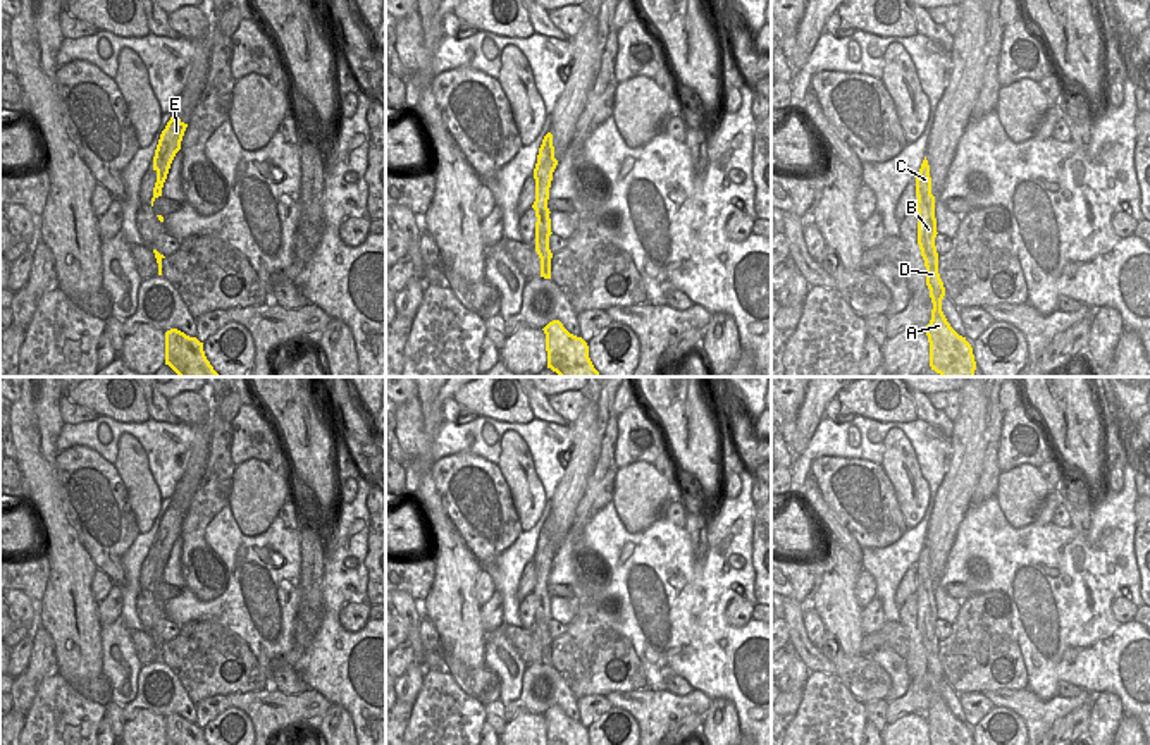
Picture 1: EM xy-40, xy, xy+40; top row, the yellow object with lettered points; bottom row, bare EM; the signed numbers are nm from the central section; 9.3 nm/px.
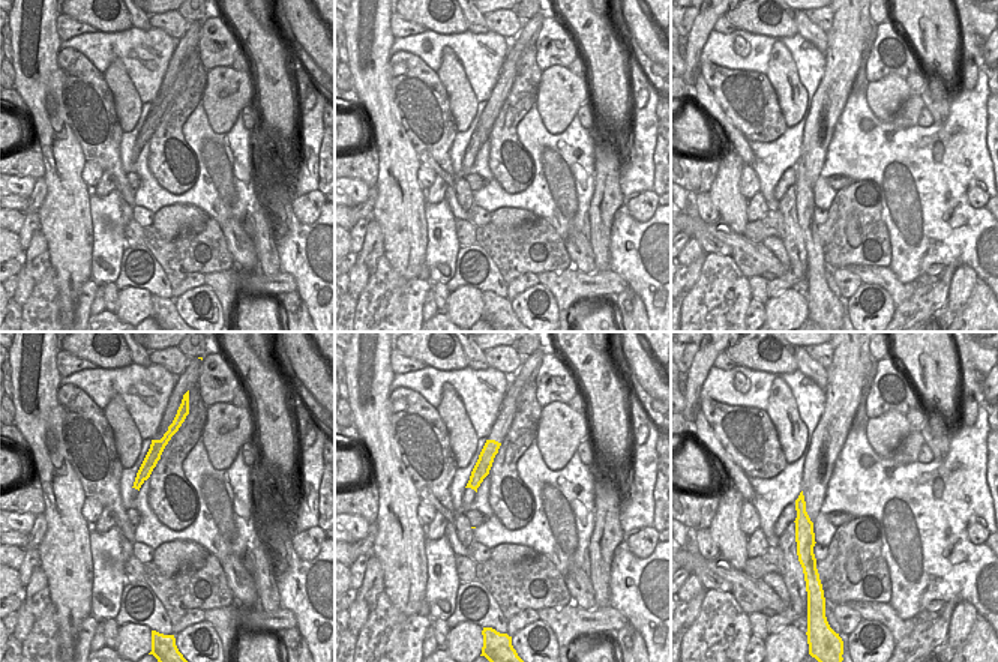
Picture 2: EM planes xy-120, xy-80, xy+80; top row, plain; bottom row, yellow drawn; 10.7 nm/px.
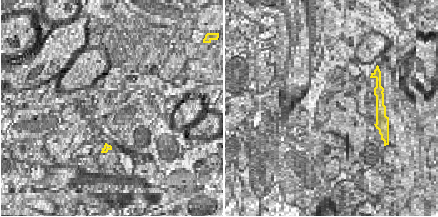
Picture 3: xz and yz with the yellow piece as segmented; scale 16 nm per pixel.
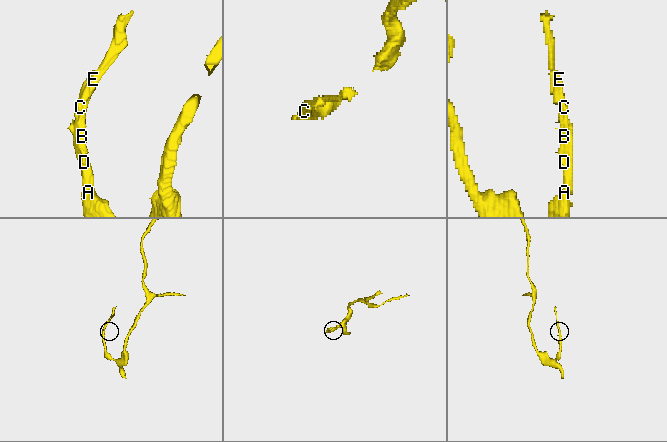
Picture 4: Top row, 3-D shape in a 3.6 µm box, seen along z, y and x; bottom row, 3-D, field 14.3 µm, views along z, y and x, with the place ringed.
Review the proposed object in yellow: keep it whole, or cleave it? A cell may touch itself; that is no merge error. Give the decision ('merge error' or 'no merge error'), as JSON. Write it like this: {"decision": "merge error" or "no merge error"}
{"decision": "merge error"}

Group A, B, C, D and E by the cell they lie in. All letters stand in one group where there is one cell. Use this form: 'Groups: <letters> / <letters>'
Groups: A B D / C E

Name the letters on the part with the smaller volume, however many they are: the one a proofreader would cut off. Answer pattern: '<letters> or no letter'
C, E

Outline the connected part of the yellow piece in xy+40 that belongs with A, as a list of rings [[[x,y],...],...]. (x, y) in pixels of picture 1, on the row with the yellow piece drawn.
[[[918,196],[918,244],[926,267],[926,286],[933,303],[931,320],[926,325],[930,342],[930,366],[942,377],[974,377],[976,361],[971,344],[959,336],[942,311],[945,287],[938,274],[938,253],[935,246],[937,219],[935,205]]]

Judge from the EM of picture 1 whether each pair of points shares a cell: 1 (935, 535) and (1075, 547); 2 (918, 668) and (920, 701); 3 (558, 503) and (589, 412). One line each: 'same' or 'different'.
1: different
2: different
3: same

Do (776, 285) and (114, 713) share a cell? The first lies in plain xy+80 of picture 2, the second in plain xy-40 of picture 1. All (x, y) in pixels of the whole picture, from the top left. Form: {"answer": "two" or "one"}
{"answer": "two"}

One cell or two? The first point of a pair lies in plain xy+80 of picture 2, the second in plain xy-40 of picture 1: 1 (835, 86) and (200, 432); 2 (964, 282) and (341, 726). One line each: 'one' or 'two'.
1: one
2: one

